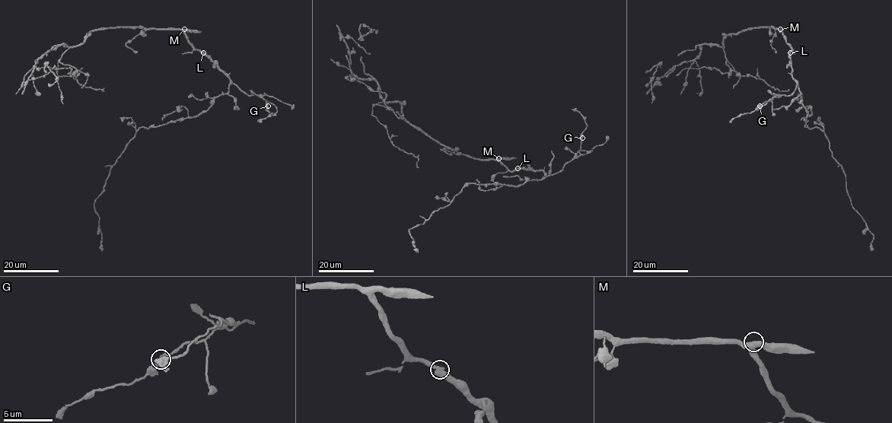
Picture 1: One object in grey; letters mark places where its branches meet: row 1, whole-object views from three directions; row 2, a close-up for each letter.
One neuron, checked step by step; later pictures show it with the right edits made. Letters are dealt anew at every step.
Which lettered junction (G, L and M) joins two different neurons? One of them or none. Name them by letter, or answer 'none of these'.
none of these

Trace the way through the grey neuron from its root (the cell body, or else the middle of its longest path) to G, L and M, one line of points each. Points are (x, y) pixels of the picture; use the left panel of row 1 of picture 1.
G: (191, 43), (242, 90), (250, 96), (261, 96), (268, 106)
L: (191, 43), (202, 52)
M: (191, 43), (184, 29)

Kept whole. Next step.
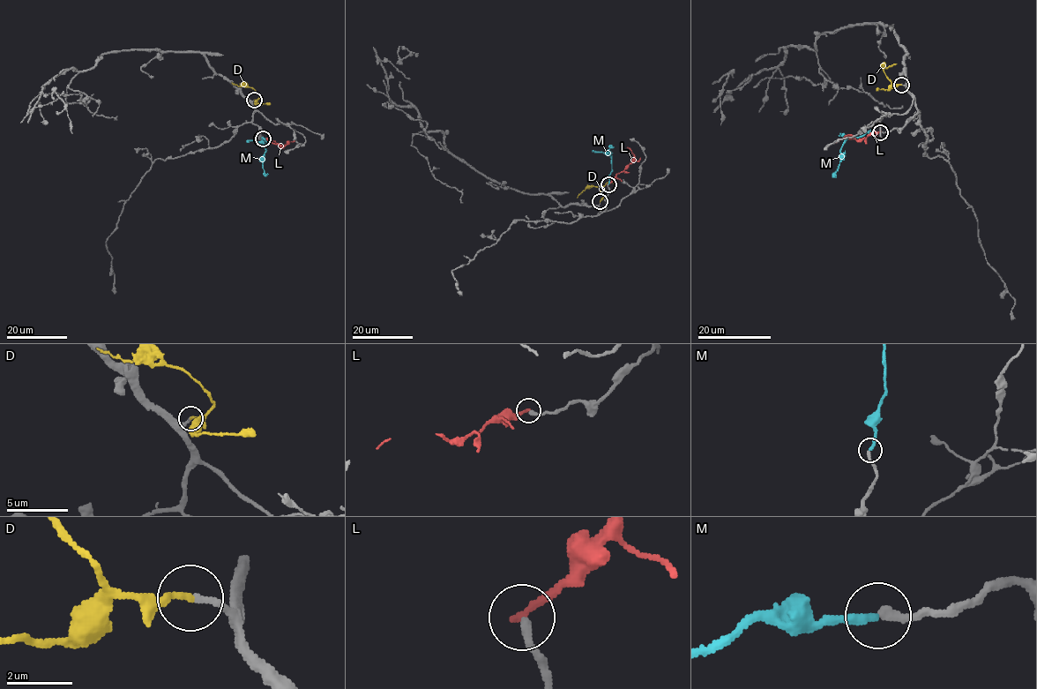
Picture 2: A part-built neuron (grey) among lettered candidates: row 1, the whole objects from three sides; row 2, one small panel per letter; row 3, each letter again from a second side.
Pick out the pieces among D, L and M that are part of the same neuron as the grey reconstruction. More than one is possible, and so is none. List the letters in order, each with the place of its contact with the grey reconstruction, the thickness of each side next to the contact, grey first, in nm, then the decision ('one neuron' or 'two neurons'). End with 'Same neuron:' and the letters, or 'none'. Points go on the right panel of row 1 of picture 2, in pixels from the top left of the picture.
D: contact (901, 85); calibres 180 and 200 nm; one neuron
L: contact (880, 131); calibres 280 and 240 nm; two neurons
M: contact (880, 132); calibres 280 and 280 nm; one neuron
Same neuron: D, M

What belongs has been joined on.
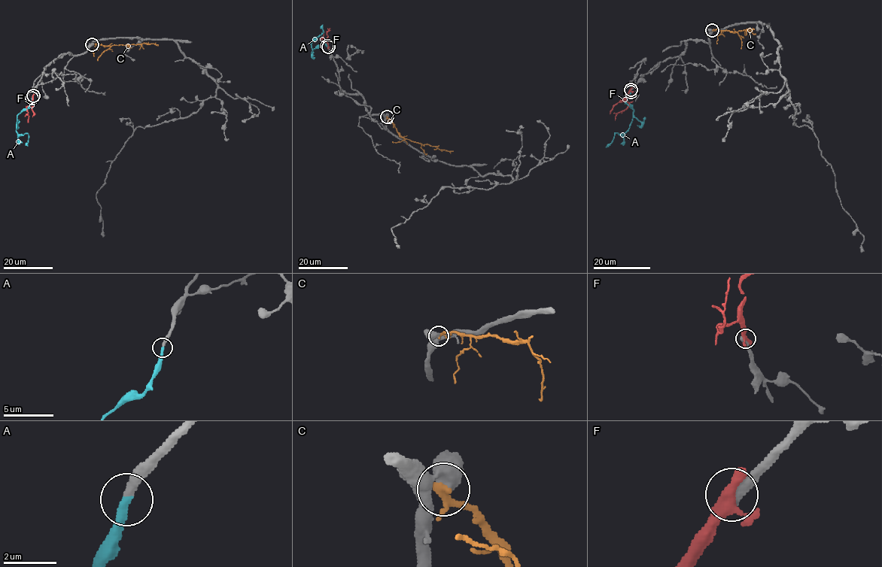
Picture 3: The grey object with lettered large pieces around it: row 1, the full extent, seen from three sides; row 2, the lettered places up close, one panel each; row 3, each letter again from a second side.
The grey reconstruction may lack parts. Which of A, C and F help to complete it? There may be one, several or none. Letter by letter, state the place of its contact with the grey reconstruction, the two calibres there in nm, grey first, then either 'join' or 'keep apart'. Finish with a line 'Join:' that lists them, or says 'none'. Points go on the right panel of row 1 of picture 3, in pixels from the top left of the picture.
A: meets grey at (631, 92); 320 nm thick on the grey side, 320 nm on the other; join
C: meets grey at (712, 30); 420 nm thick on the grey side, 240 nm on the other; keep apart
F: meets grey at (631, 89); 440 nm thick on the grey side, 380 nm on the other; keep apart
Join: A

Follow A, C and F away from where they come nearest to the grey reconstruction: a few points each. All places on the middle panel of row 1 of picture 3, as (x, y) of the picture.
A: (326, 46), (323, 42), (313, 49), (311, 46), (323, 32), (323, 25)
C: (387, 116), (405, 138), (453, 151)
F: (328, 46), (326, 42), (321, 44), (323, 32)

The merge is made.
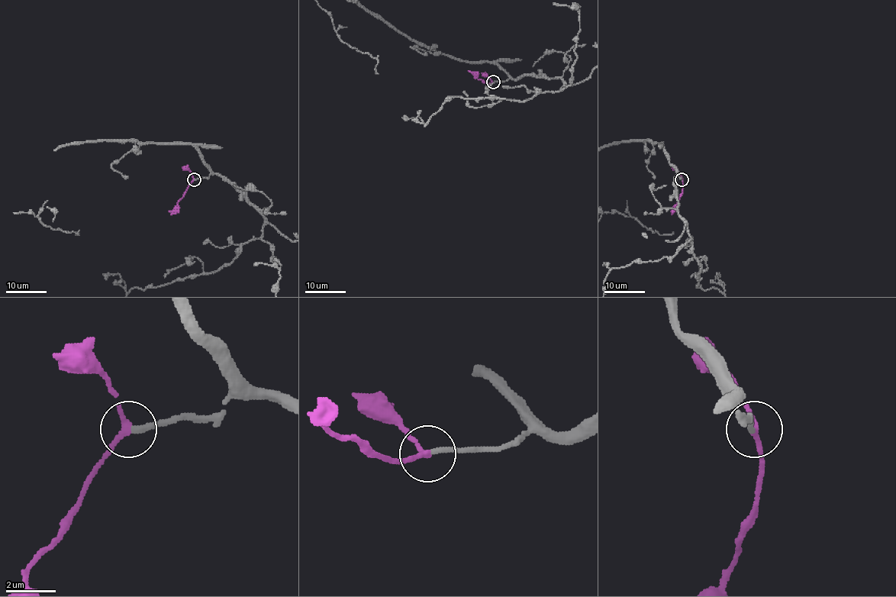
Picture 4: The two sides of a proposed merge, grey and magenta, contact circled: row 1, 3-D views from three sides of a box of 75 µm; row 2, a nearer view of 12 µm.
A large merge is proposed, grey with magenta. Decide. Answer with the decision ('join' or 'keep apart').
join

